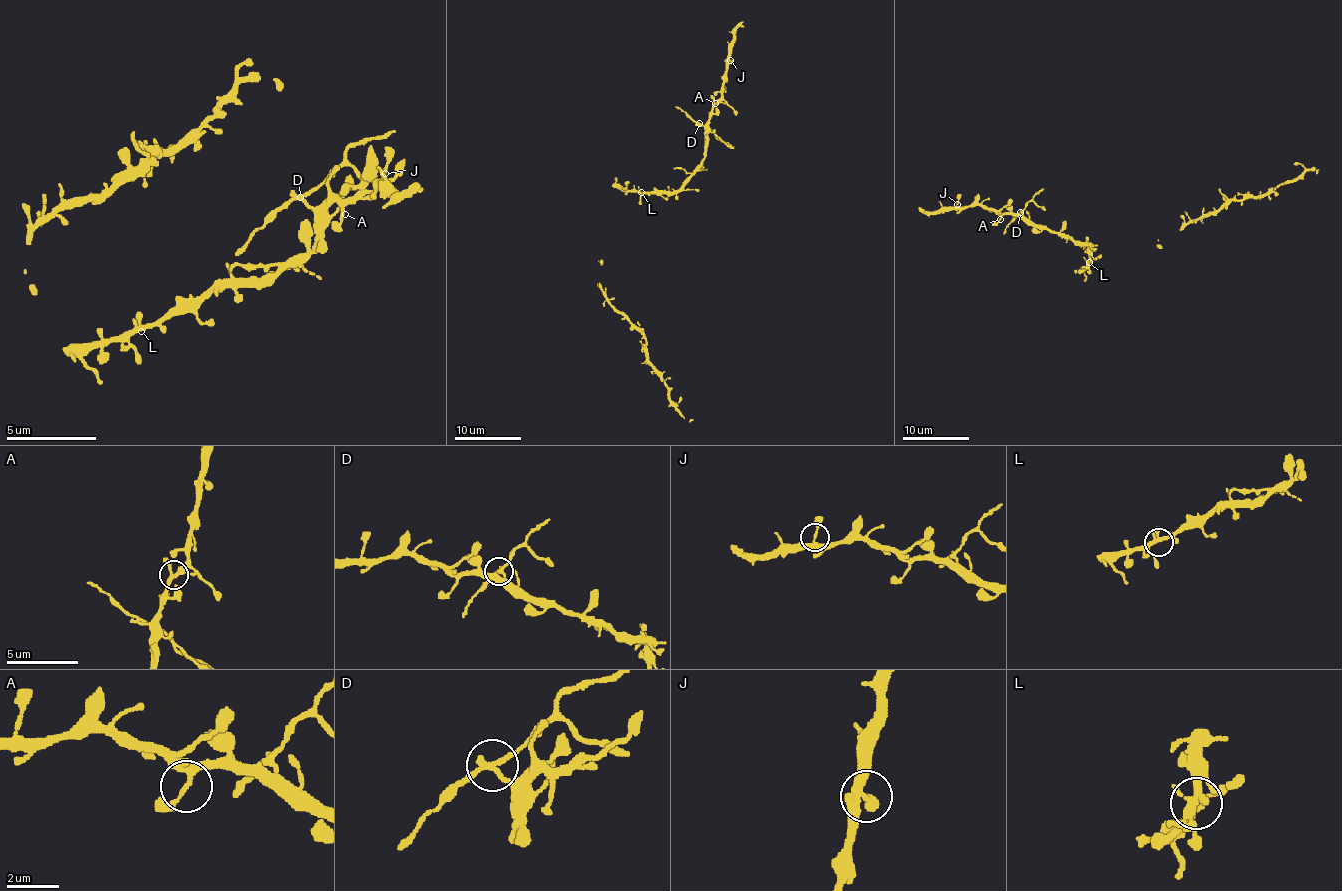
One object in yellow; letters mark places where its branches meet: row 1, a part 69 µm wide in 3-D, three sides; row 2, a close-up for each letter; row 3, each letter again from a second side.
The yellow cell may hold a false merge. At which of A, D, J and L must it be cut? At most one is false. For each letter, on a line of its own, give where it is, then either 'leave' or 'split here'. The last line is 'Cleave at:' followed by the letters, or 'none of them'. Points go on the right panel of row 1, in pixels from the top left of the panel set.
A: (1000, 219) | leave
D: (1020, 212) | leave
J: (957, 204) | leave
L: (1089, 262) | leave
Cleave at: none of them

